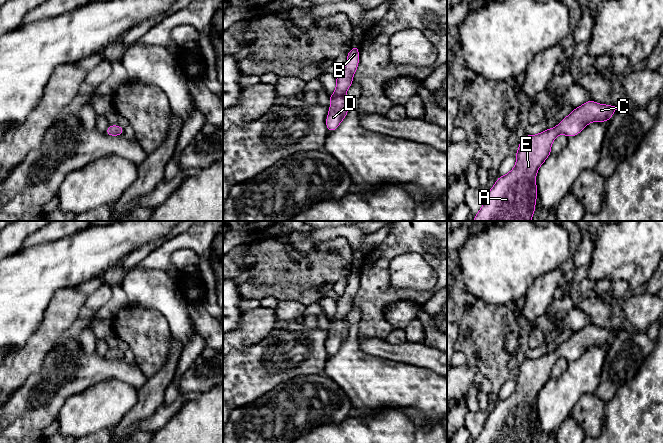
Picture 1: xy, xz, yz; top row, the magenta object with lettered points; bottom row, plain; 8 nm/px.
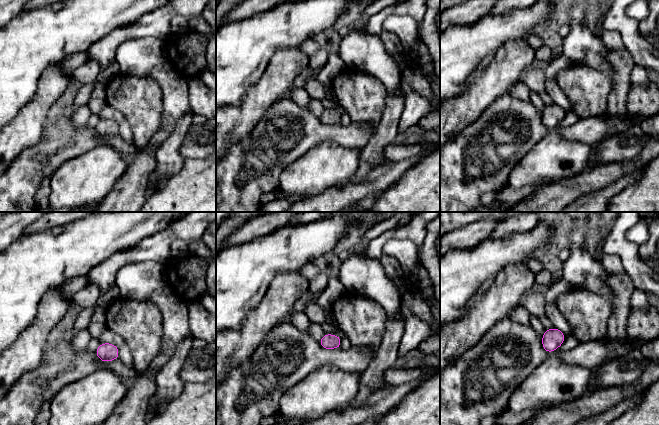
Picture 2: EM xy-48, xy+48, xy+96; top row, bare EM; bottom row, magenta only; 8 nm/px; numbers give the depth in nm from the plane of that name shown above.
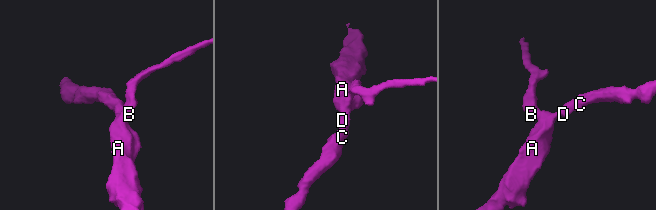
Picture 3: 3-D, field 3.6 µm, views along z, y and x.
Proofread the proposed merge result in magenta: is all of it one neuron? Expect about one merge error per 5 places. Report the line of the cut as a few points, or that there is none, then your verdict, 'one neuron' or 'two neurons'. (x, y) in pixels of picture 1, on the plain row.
no cut | one neuron

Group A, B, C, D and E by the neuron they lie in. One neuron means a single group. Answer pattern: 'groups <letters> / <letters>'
groups A B C D E

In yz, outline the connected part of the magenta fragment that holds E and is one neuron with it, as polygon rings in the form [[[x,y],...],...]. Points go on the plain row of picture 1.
[[[588,324],[583,329],[576,331],[556,351],[548,352],[537,359],[525,359],[515,377],[514,392],[509,397],[498,401],[474,443],[532,443],[537,424],[536,398],[540,390],[551,379],[550,373],[556,361],[564,358],[570,362],[578,359],[591,346],[609,345],[615,335],[622,330],[599,328]]]

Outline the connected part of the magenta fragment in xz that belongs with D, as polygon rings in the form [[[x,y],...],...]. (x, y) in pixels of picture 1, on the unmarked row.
[[[355,269],[347,277],[347,286],[342,296],[336,300],[336,313],[332,319],[329,320],[330,332],[326,341],[326,352],[328,356],[336,354],[342,344],[348,338],[348,324],[346,323],[346,316],[353,307],[353,300],[359,289],[359,270]]]

